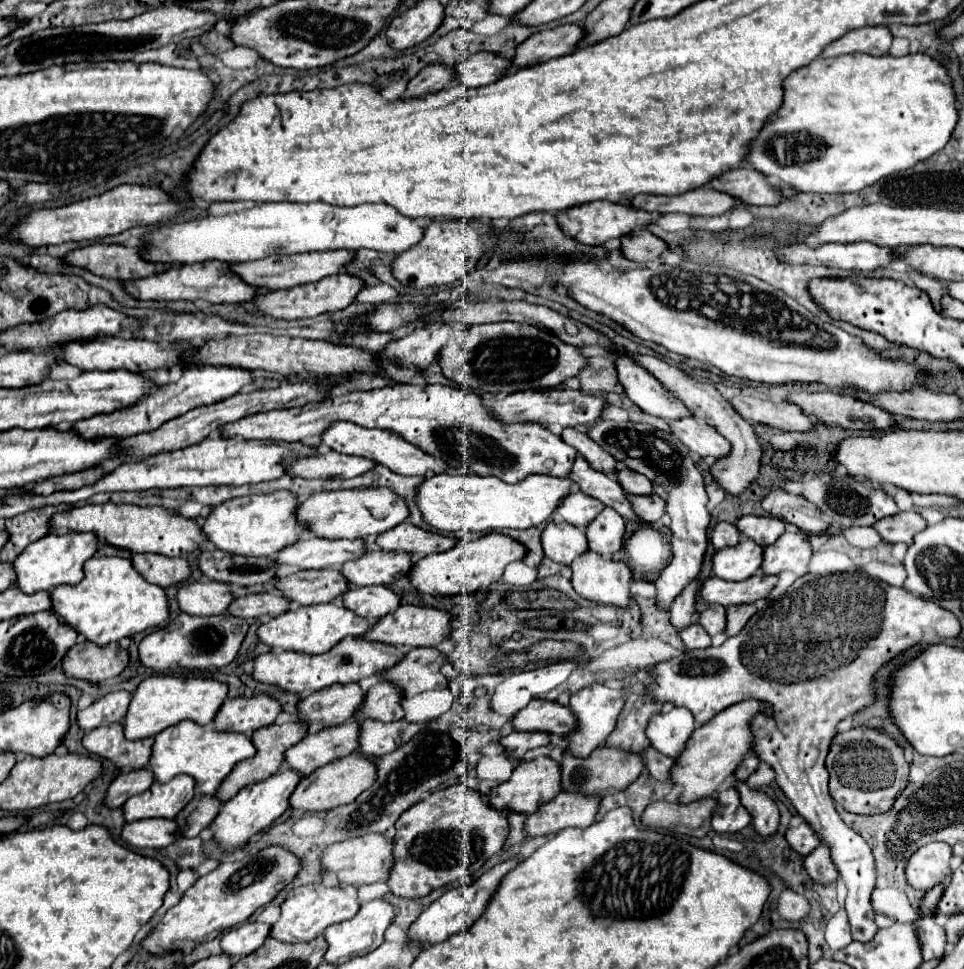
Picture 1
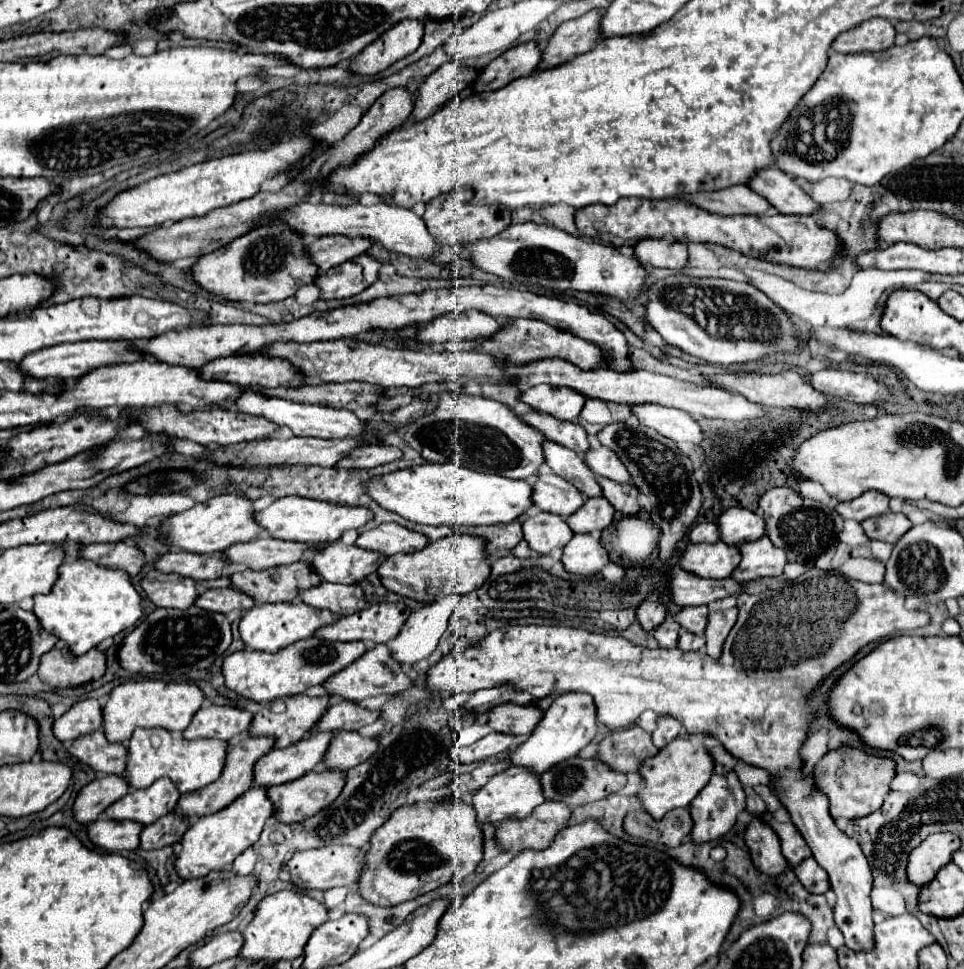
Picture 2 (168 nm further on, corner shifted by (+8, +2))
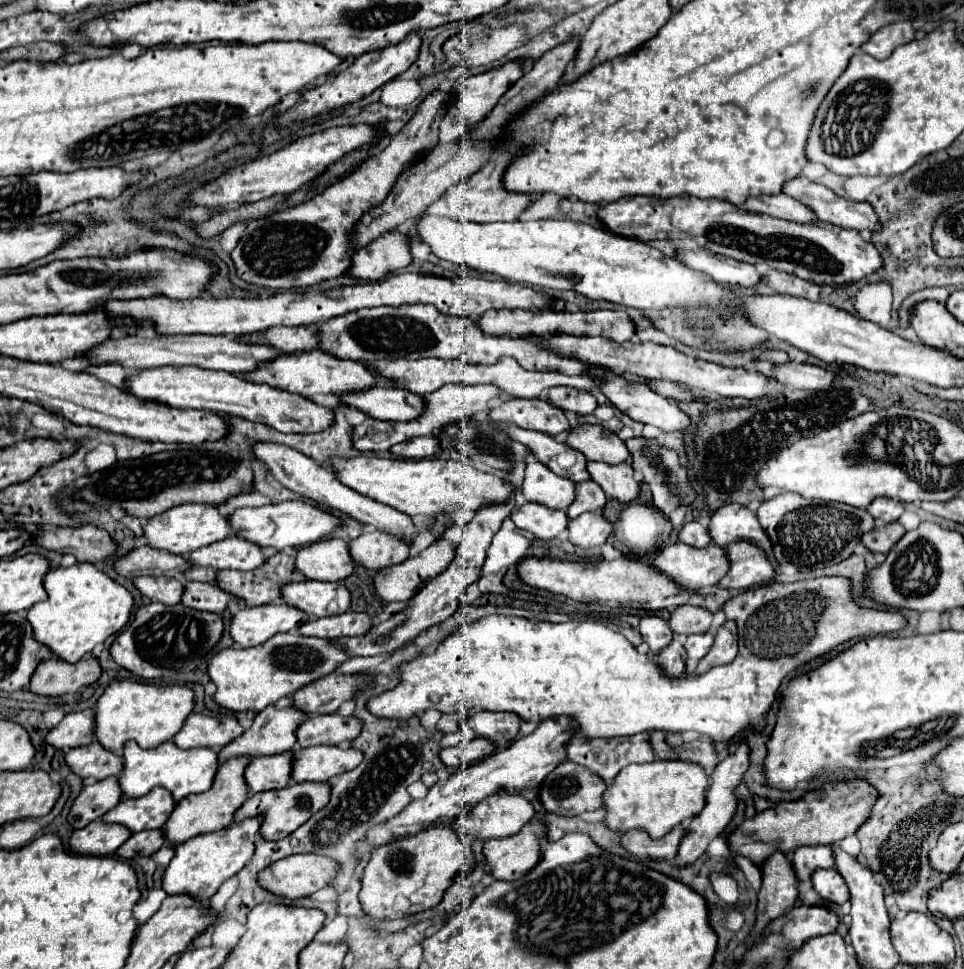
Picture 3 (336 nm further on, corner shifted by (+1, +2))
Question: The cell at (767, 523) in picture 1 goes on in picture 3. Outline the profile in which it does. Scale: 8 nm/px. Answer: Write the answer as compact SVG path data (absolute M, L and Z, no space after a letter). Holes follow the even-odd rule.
M740 504L720 506L710 518L708 532L710 532L712 542L722 548L728 546L730 542L746 540L760 546L768 554L772 552L772 544L766 532L762 530L756 514Z

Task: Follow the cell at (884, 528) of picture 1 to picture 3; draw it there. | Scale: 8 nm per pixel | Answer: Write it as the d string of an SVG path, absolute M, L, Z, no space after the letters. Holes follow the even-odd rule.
M892 522L892 524L888 524L888 526L884 526L884 528L878 528L878 530L872 530L870 534L864 534L862 536L862 544L870 550L870 552L882 552L882 554L886 554L902 536L904 536L904 528L902 528L902 524L898 524L898 522Z

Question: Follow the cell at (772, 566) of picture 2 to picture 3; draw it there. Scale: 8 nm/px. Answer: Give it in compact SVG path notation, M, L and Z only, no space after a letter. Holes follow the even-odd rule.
M734 542L726 546L726 556L730 562L728 574L718 582L720 588L746 590L748 586L760 586L774 578L774 568L766 554L750 542Z

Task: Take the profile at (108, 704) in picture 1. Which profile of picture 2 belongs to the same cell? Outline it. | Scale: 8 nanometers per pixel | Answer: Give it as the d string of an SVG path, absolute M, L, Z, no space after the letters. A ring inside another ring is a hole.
M87 698L73 704L61 718L55 720L53 734L65 742L99 728L103 728L103 706L95 698Z

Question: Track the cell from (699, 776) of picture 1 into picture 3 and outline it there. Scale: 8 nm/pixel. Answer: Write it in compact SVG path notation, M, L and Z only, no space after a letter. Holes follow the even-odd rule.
M660 760L660 762L650 762L650 764L626 766L602 794L602 802L604 802L602 806L606 810L604 824L614 832L626 832L626 830L638 828L638 830L648 832L648 836L654 840L662 838L674 826L682 824L682 820L694 818L696 814L702 812L706 788L708 788L708 774L698 764L690 764L682 760Z

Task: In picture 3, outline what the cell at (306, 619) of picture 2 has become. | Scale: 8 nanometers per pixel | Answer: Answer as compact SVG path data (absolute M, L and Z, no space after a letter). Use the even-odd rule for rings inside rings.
M286 604L244 606L230 620L230 636L236 646L250 648L266 642L278 632L294 632L302 622L308 622L306 614Z

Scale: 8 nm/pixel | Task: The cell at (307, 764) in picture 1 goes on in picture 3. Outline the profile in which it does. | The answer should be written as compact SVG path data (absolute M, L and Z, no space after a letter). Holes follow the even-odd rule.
M292 752L252 758L244 772L244 780L250 794L258 792L254 790L254 786L268 786L266 790L286 788L290 784L290 754Z

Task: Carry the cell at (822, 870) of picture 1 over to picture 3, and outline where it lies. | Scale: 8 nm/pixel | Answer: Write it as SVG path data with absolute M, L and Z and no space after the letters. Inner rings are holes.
M834 868L816 870L812 876L812 886L824 900L834 902L834 904L844 904L850 898L850 892L848 892L844 878Z

